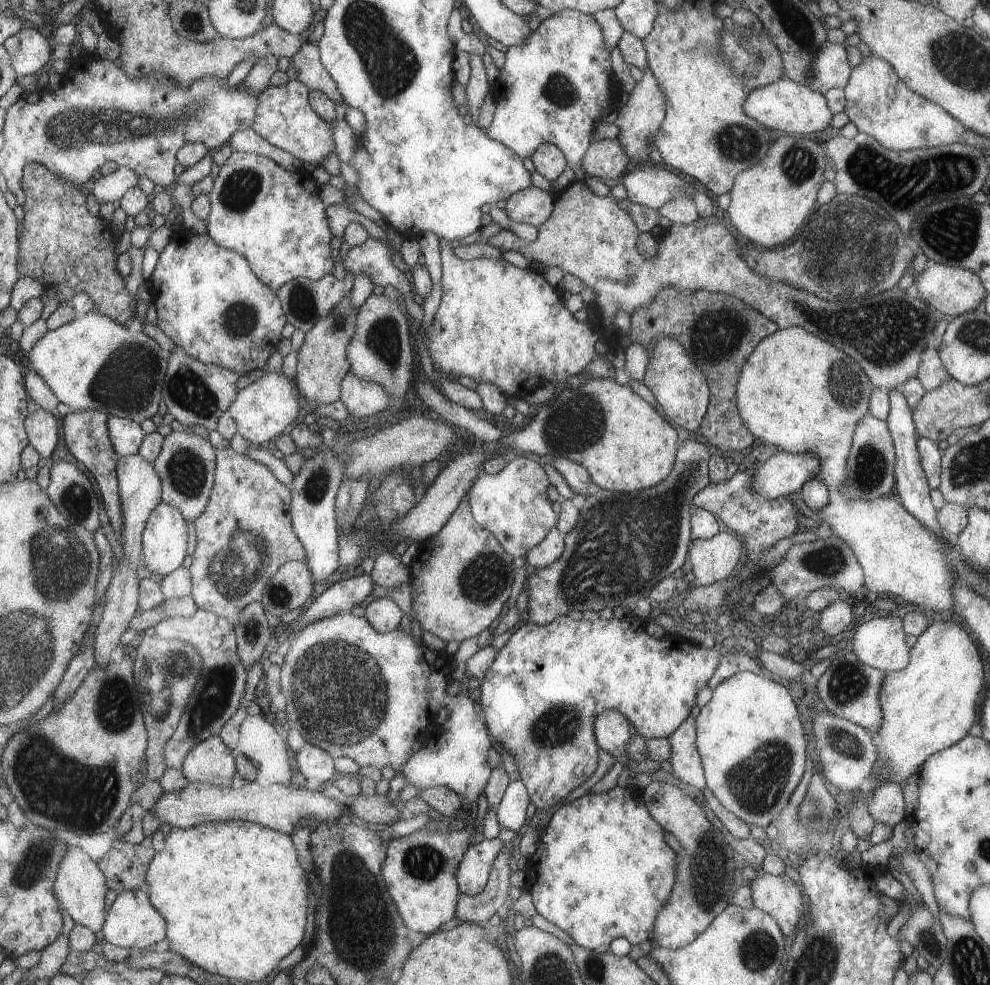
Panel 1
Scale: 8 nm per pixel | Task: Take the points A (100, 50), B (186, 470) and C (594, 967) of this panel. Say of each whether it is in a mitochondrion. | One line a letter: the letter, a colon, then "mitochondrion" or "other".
A: other
B: mitochondrion
C: mitochondrion

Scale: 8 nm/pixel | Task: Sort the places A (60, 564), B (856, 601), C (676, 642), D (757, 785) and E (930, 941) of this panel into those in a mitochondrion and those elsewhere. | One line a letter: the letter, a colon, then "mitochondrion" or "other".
A: mitochondrion
B: other
C: other
D: mitochondrion
E: mitochondrion

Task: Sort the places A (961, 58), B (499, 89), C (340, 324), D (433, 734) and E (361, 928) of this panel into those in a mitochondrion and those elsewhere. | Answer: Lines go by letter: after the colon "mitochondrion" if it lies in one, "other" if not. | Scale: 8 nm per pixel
A: mitochondrion
B: other
C: mitochondrion
D: other
E: mitochondrion

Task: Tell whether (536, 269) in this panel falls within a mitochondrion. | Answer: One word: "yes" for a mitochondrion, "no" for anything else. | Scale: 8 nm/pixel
no

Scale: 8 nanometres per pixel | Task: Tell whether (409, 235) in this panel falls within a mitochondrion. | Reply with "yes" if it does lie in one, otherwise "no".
no

